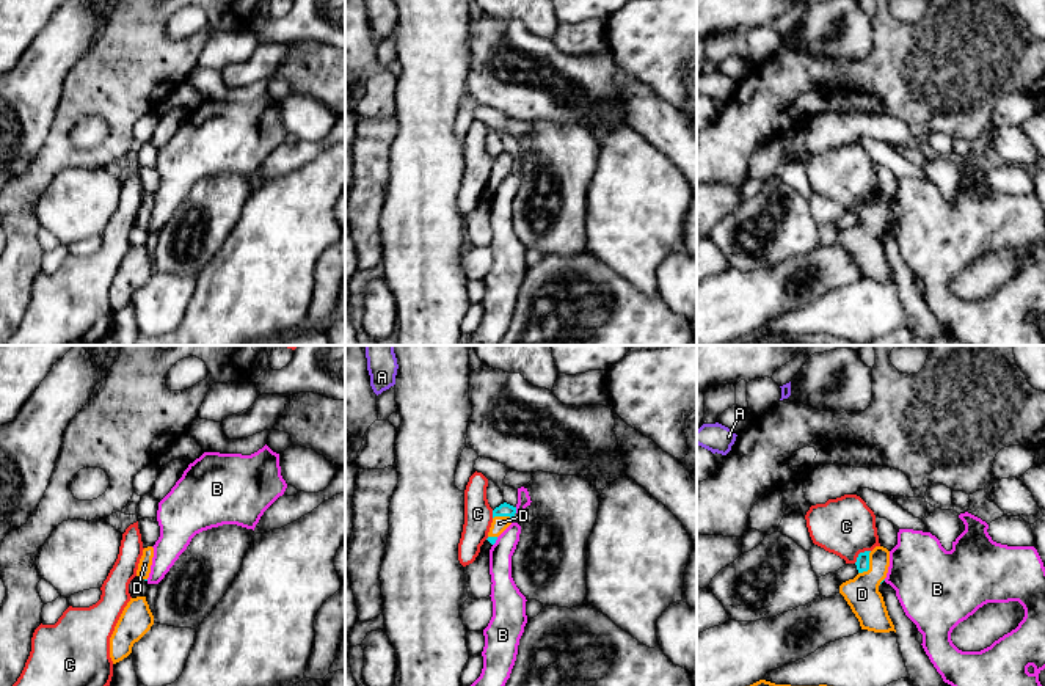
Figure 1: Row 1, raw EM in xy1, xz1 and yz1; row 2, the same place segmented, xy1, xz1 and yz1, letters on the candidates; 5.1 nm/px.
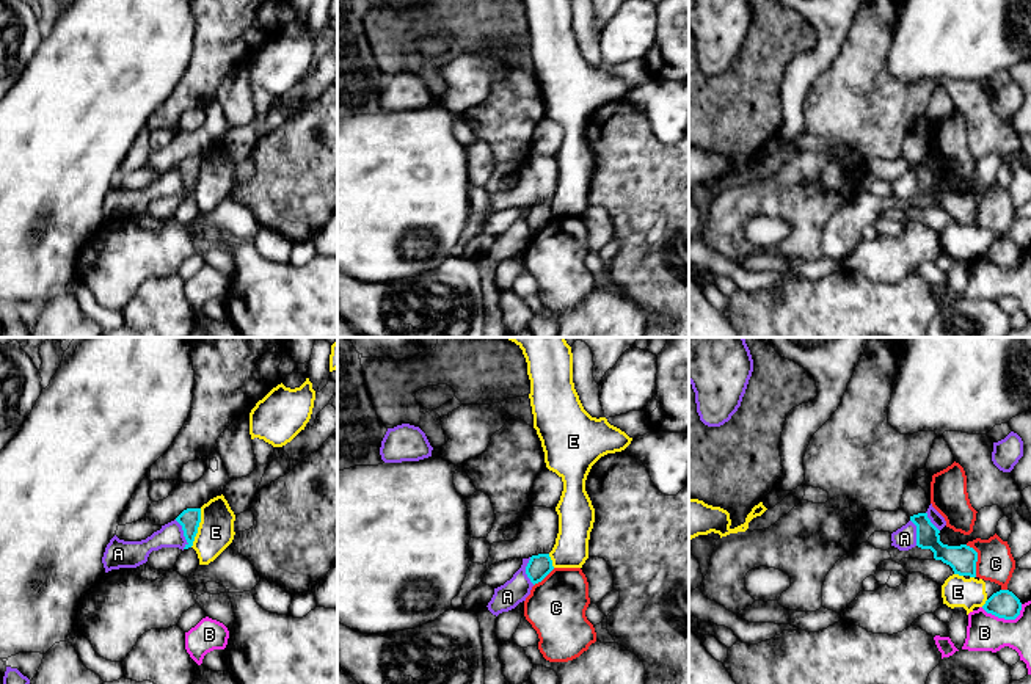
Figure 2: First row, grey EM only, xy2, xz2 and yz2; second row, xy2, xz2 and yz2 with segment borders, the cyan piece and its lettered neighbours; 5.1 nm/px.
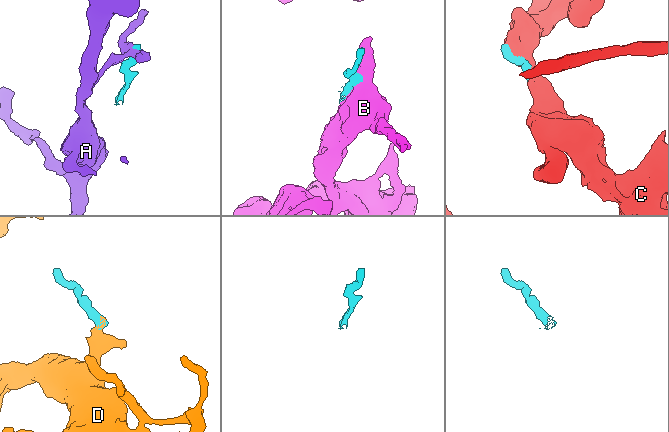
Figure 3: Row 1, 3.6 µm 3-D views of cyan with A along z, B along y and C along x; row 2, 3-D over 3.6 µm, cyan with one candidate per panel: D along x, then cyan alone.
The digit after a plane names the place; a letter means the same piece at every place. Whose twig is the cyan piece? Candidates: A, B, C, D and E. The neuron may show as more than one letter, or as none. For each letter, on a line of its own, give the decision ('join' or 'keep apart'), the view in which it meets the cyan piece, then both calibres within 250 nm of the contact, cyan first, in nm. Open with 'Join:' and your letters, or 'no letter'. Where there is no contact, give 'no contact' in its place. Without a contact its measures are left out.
Join: D
A: keep apart; meets cyan in xy2; 110 nm thick on the cyan side, 130 nm on the other
B: keep apart; meets cyan in yz2; 140 nm thick on the cyan side, 190 nm on the other
C: keep apart; meets cyan in yz2; 150 nm thick on the cyan side, 190 nm on the other
D: join; meets cyan in yz1; 70 nm thick on the cyan side, 180 nm on the other
E: keep apart; meets cyan in xy2; 110 nm thick on the cyan side, 190 nm on the other

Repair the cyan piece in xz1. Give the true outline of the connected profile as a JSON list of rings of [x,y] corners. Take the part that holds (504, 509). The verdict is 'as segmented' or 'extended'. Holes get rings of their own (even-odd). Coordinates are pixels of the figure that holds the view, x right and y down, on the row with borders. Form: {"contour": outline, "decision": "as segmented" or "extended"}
{"contour": [[[504,502],[493,510],[493,523],[488,532],[488,542],[496,543],[497,537],[512,524],[512,518],[516,513],[516,507]]], "decision": "extended"}

